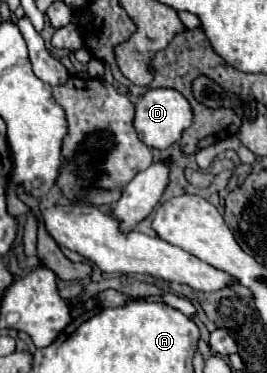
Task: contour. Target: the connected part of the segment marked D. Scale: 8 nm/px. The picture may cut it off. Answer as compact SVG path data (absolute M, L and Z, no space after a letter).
M173 88L149 90L141 96L141 100L135 106L135 130L139 140L149 148L157 148L157 150L169 148L173 142L181 138L181 132L191 126L191 120L193 120L193 112L189 102L181 92Z

